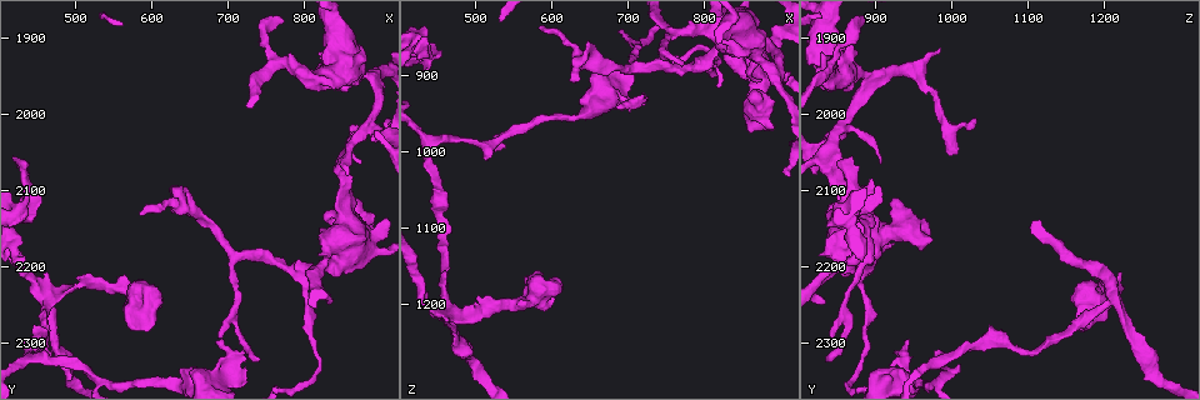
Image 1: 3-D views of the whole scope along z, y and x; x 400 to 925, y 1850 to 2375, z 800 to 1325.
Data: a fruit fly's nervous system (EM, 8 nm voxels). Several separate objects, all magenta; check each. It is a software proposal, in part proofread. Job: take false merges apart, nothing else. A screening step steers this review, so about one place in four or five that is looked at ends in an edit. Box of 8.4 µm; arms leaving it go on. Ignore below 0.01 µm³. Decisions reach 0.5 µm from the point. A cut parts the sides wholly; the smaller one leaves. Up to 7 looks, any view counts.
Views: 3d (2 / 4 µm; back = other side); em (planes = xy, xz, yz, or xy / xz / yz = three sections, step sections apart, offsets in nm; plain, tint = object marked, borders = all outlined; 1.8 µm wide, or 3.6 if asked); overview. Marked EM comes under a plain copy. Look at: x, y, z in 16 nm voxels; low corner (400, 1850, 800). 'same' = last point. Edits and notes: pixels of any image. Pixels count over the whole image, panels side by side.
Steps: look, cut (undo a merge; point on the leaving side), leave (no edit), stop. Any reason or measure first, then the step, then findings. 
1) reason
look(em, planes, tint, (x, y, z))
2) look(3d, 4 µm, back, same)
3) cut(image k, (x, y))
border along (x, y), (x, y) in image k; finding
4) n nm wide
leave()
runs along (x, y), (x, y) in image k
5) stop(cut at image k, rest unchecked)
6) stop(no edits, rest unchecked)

abrupt turn
look(em, 3.6 µm, xz, step 8, tint, (865, 1945, 870))

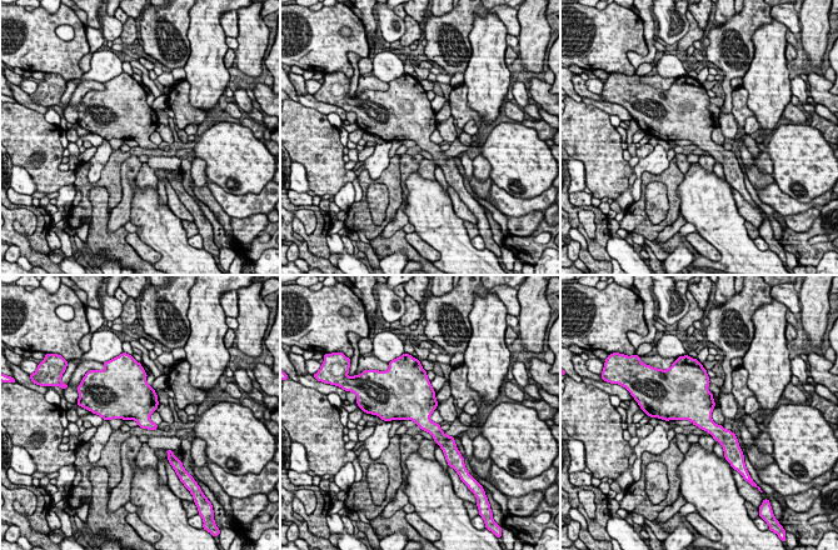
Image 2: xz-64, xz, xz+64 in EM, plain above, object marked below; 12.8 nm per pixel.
leave()
one neuron here

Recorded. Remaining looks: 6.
abrupt turn
look(em, planes, tint, (435, 2115, 875))

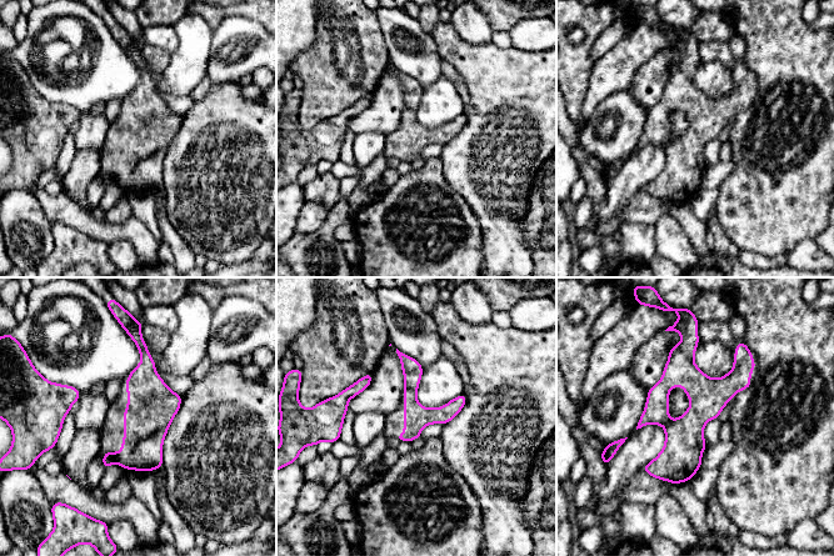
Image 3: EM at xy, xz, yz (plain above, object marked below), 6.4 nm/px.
leave()
runs along (690, 342), (697, 416), (674, 480) in image 3; all the same neuron

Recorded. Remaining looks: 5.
sharp bend
look(em, planes, tint, (575, 2230, 1195))

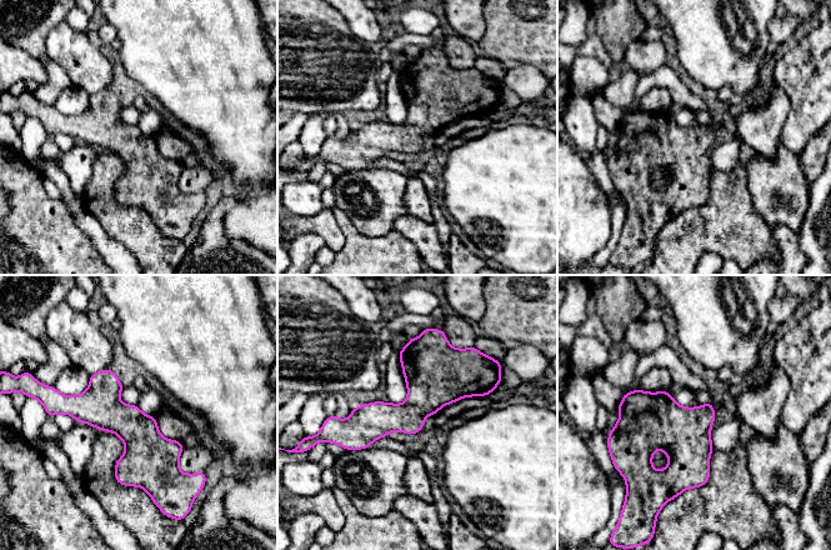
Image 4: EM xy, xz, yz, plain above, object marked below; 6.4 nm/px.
leave()
all the same neuron

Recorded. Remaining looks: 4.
stop(no edits, rest unchecked)

